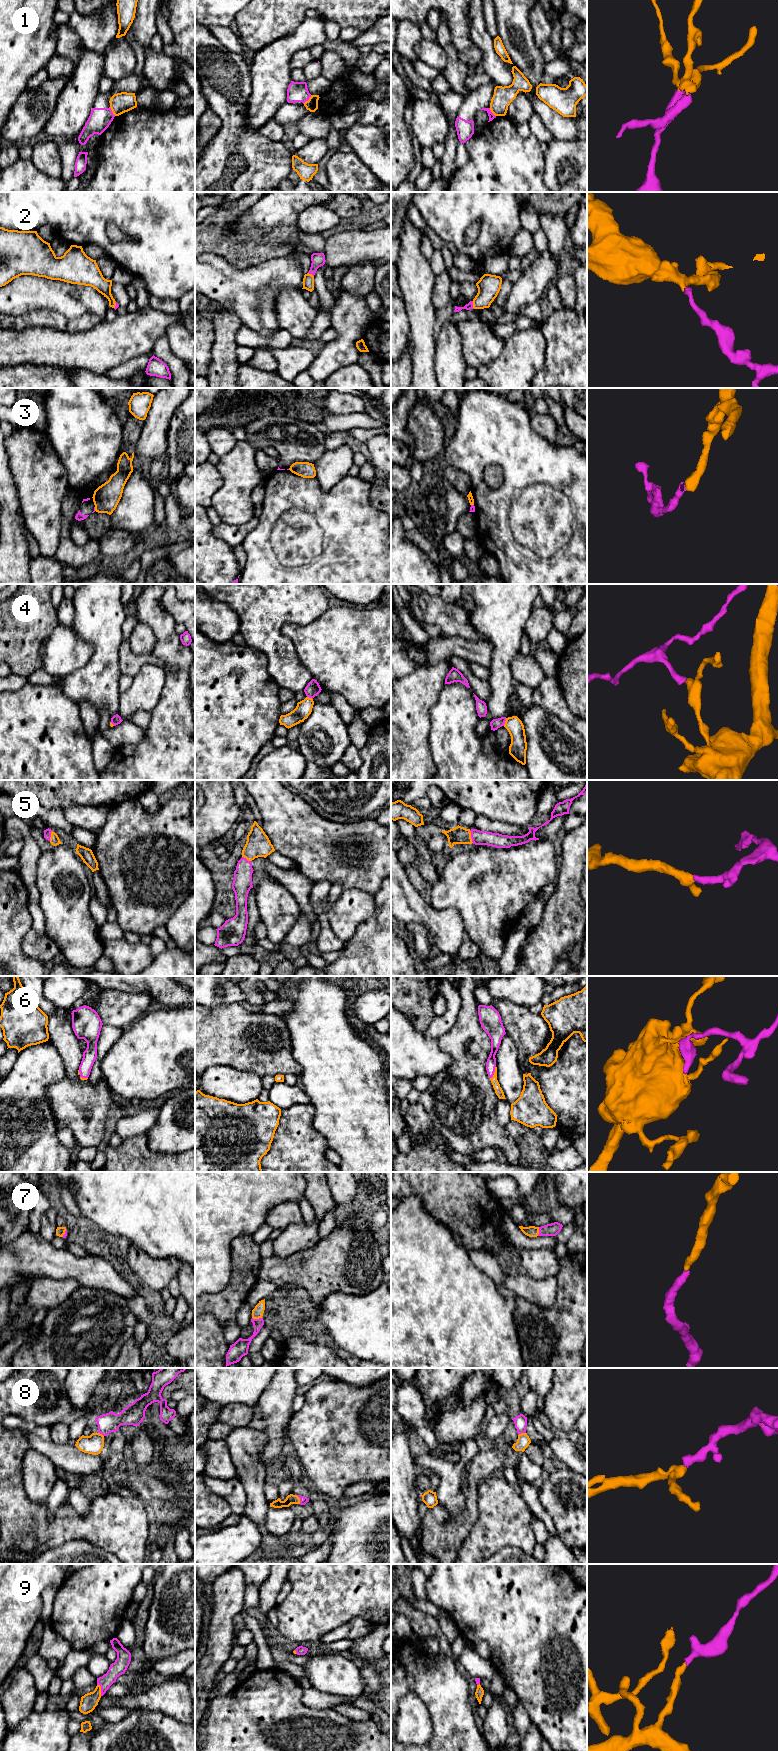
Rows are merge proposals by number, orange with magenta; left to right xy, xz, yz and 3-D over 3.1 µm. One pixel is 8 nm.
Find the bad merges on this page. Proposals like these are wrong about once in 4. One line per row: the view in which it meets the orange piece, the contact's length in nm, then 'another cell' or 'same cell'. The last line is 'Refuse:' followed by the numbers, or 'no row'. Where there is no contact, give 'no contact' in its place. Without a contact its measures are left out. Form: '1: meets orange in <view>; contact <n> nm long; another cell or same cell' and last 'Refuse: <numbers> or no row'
1: meets orange in xz; contact 100 nm long; another cell
2: meets orange in yz; contact 70 nm long; same cell
3: meets orange in xy; contact 30 nm long; another cell
4: meets orange in yz; contact 70 nm long; another cell
5: meets orange in yz; contact 110 nm long; same cell
6: meets orange in yz; contact 110 nm long; same cell
7: meets orange in xz; contact 80 nm long; same cell
8: meets orange in xz; contact 80 nm long; same cell
9: meets orange in xy; contact 100 nm long; same cell
Refuse: 1, 3, 4

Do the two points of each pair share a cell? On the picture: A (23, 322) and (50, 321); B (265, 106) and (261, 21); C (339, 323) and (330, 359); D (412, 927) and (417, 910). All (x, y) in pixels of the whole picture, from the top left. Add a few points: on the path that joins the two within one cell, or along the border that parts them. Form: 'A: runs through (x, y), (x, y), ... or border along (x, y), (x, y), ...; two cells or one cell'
A: runs through (30, 320), (43, 320); one cell
B: border along (283, 36), (263, 46), (255, 53); two cells
C: runs through (342, 332), (342, 347), (339, 350); one cell
D: border along (403, 925), (409, 922), (421, 923), (430, 939); two cells

